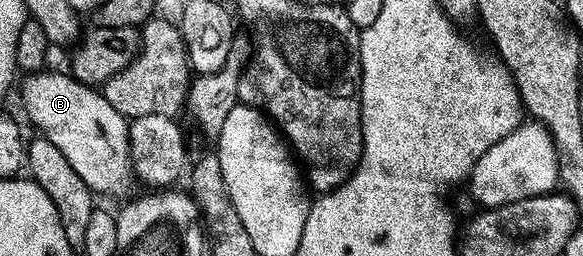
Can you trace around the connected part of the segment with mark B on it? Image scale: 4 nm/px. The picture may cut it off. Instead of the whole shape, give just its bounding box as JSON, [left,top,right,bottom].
[23,70,133,196]

